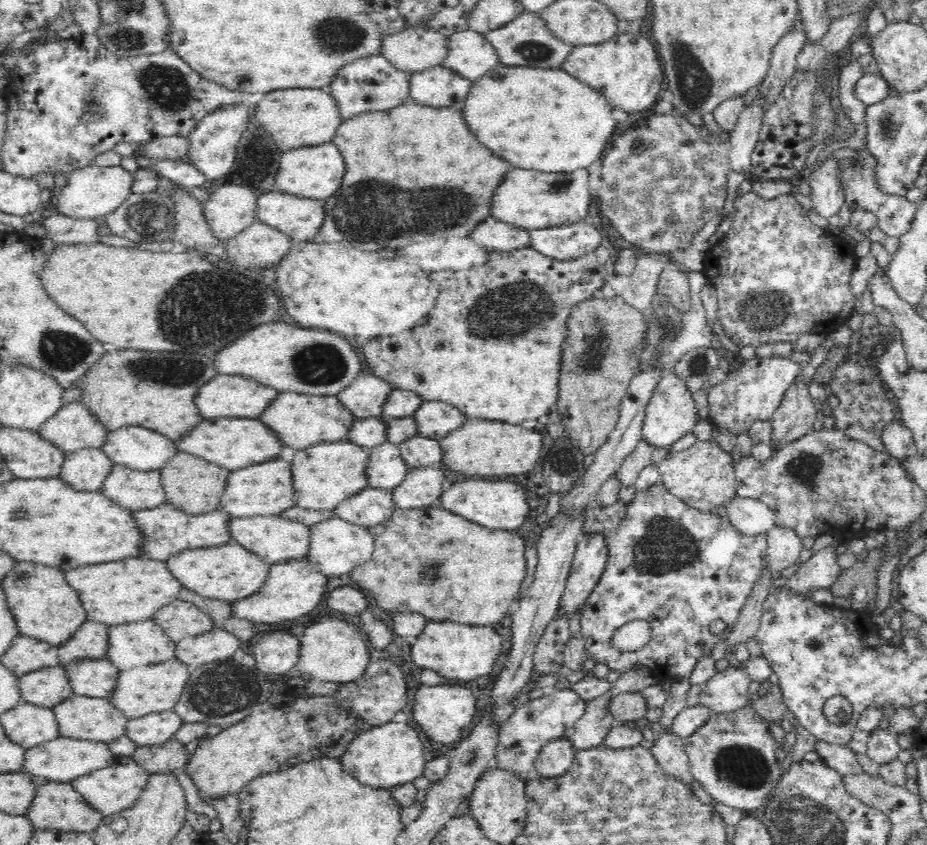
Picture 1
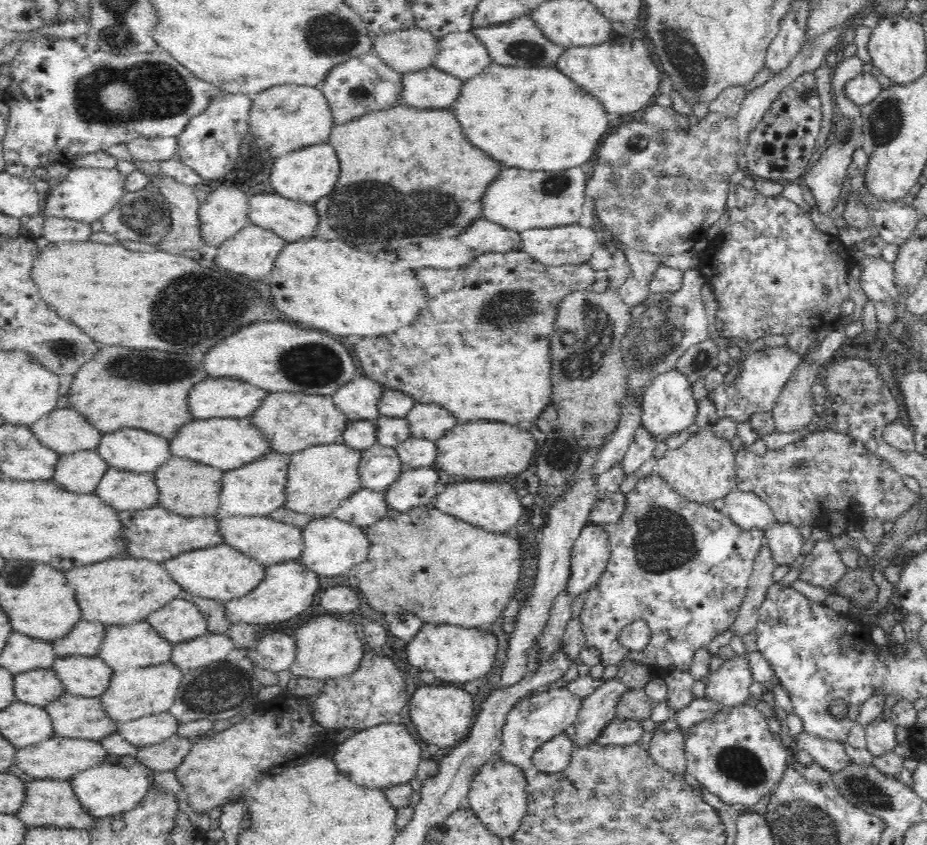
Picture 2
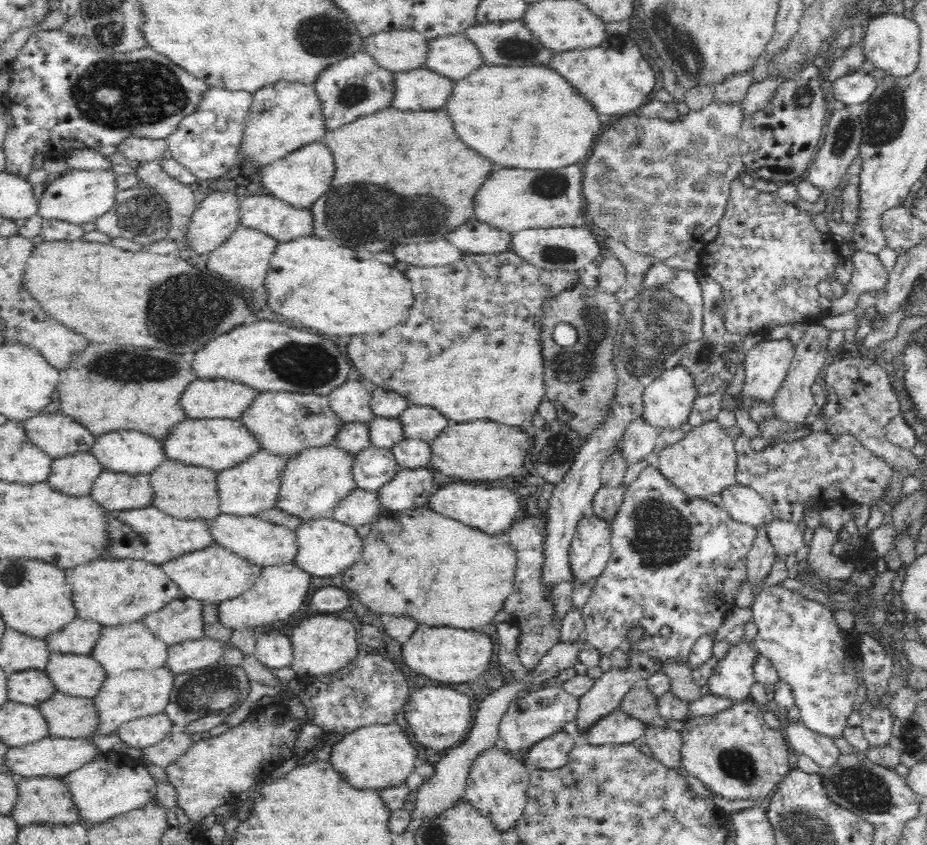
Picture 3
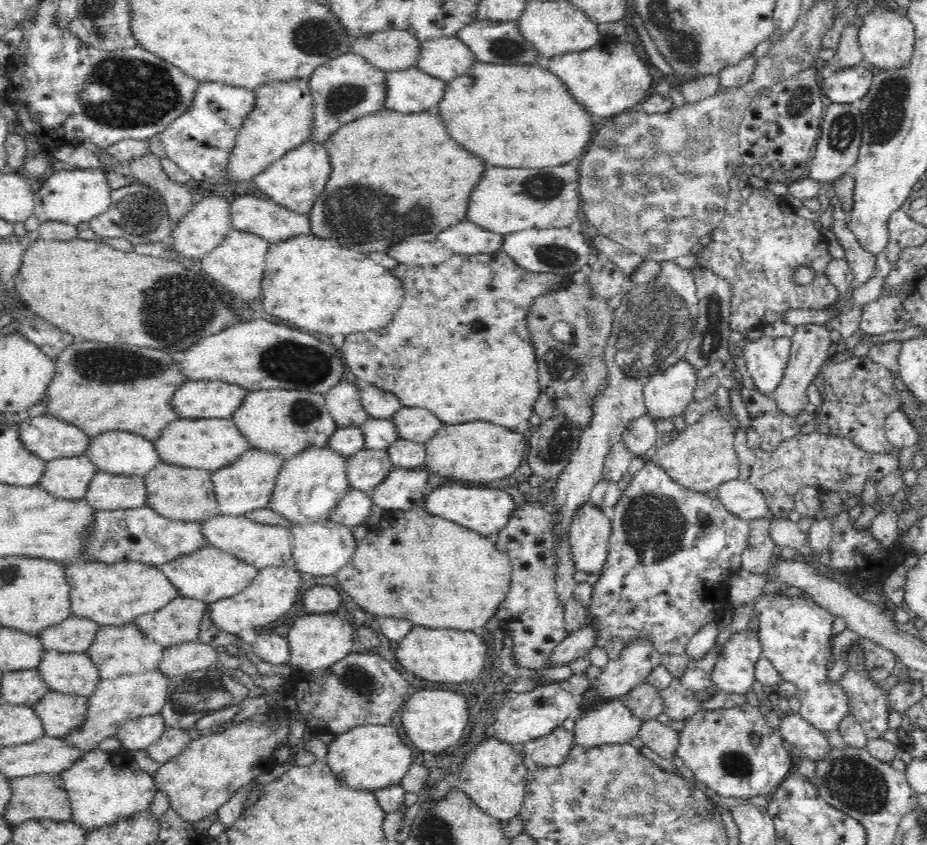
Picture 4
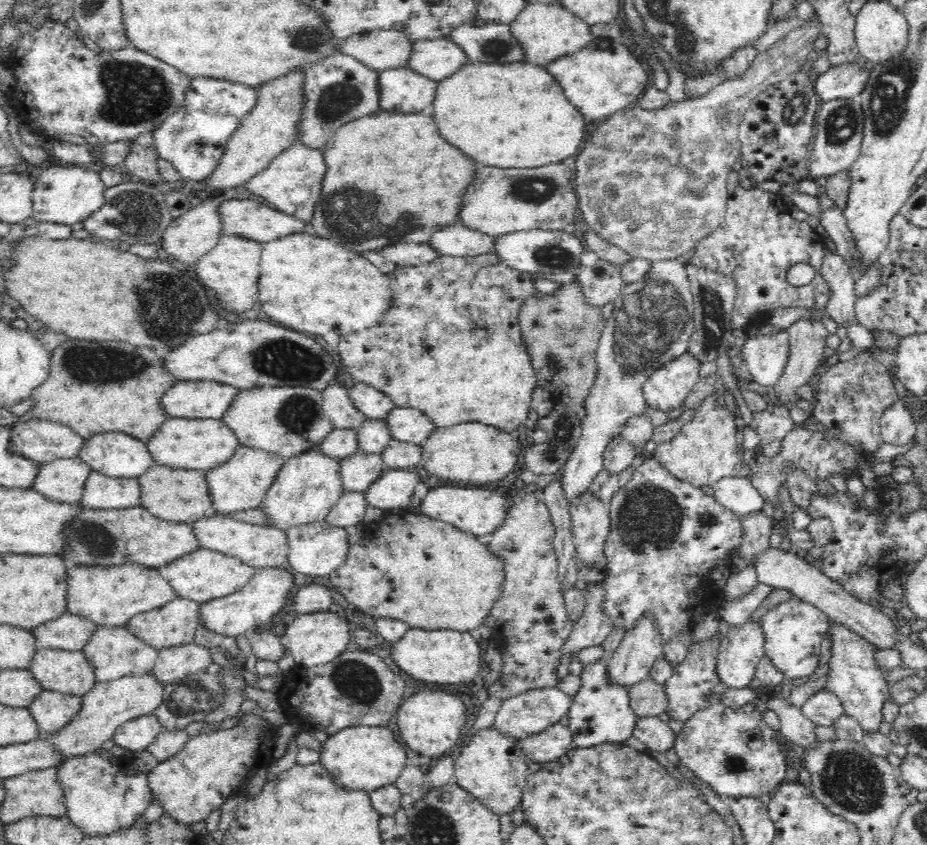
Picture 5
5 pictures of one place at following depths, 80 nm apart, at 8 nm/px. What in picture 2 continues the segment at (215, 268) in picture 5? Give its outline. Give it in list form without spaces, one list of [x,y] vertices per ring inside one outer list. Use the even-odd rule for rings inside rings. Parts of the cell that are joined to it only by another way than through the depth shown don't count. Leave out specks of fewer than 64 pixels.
[[[251,224],[242,228],[238,234],[234,234],[219,246],[214,258],[214,268],[226,269],[239,277],[252,278],[252,280],[268,278],[274,264],[276,264],[276,258],[280,256],[280,252],[284,250],[288,243],[278,233]]]

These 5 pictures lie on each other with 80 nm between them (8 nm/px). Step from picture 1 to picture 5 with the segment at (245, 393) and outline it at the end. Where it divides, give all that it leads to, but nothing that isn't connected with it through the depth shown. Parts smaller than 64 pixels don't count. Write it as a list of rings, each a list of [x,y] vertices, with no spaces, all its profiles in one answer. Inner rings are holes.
[[[182,381],[166,393],[162,404],[171,417],[222,419],[241,388],[216,381]]]

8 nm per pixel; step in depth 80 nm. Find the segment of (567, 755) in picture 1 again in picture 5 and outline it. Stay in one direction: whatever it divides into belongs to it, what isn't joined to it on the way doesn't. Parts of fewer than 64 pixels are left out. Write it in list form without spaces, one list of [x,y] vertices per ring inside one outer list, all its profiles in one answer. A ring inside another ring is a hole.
[[[557,723],[539,735],[521,739],[518,744],[529,762],[556,763],[573,747],[573,736],[570,729]]]

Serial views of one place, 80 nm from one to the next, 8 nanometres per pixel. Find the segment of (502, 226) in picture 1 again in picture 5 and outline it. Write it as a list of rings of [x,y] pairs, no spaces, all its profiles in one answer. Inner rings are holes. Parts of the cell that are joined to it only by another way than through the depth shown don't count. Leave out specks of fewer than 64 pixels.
[[[458,221],[436,232],[430,245],[441,255],[478,256],[494,252],[496,237],[473,230]]]

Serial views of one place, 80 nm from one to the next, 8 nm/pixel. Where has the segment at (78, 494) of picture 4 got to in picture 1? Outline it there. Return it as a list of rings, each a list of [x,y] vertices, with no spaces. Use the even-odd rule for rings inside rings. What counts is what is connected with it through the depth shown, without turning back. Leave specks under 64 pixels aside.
[[[81,448],[67,451],[60,478],[81,491],[100,491],[104,480],[111,475],[116,464],[100,448]]]

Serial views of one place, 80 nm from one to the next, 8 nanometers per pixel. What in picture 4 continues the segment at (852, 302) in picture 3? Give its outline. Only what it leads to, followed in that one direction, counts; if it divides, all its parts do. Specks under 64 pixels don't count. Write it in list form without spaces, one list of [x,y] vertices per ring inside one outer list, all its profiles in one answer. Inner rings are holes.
[[[835,203],[832,212],[832,229],[839,244],[844,248],[845,259],[853,270],[853,281],[850,283],[851,292],[864,286],[868,280],[876,276],[876,255],[859,246],[854,234],[847,227],[847,214],[840,204]]]

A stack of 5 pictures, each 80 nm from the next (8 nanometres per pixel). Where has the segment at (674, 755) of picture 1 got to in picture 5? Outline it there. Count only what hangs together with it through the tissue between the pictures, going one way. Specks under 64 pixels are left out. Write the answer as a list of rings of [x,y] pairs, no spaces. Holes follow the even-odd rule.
[[[658,717],[637,718],[638,723],[632,736],[644,743],[653,755],[662,757],[666,750],[674,747],[676,734]]]

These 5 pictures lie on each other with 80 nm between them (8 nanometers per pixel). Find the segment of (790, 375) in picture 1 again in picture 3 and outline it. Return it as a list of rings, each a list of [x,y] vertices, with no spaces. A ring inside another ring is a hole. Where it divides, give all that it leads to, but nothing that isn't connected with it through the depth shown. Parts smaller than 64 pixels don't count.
[[[764,338],[764,340],[754,345],[745,356],[746,378],[744,378],[742,392],[740,392],[740,396],[734,396],[734,394],[726,392],[724,398],[721,398],[722,410],[750,412],[756,402],[773,404],[778,389],[791,370],[792,360],[794,360],[794,344],[788,339],[773,340]]]

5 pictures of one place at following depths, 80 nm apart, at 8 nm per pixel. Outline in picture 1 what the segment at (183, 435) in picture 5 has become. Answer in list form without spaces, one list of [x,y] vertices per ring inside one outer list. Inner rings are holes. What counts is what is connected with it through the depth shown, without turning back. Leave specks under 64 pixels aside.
[[[260,418],[205,419],[182,440],[178,440],[176,445],[179,451],[198,455],[231,471],[249,468],[268,460],[276,460],[286,450],[286,443],[279,432],[272,430]]]

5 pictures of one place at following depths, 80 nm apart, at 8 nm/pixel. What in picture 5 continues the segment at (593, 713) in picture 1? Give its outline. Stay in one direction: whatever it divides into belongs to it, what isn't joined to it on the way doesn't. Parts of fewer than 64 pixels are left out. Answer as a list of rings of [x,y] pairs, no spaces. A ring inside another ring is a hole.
[[[650,617],[636,624],[636,628],[624,634],[616,653],[606,662],[607,681],[612,686],[630,690],[647,678],[658,658],[663,656],[663,645]]]

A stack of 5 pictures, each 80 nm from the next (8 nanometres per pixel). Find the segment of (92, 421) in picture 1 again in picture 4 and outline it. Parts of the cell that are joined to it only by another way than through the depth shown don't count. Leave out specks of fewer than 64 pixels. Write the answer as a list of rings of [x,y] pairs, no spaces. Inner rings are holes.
[[[43,414],[23,418],[20,439],[30,451],[51,461],[81,455],[90,446],[92,437],[78,425]]]

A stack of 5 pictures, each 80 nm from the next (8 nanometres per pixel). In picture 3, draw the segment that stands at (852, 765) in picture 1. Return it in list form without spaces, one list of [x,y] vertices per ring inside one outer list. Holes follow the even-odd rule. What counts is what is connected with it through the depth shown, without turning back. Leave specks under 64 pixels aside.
[[[804,723],[788,724],[786,740],[794,756],[805,754],[820,767],[832,768],[838,764],[842,752],[832,738],[805,728]]]

